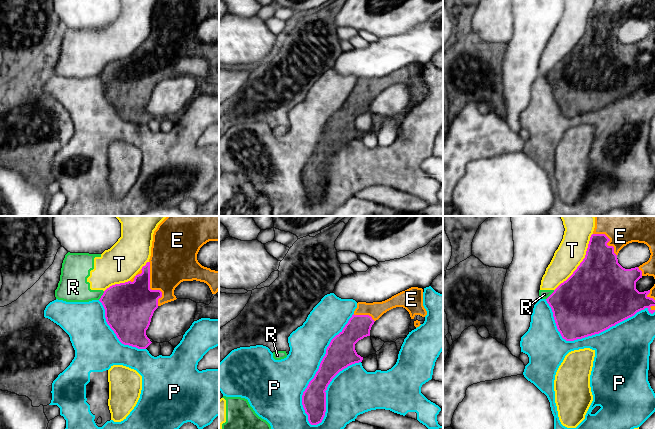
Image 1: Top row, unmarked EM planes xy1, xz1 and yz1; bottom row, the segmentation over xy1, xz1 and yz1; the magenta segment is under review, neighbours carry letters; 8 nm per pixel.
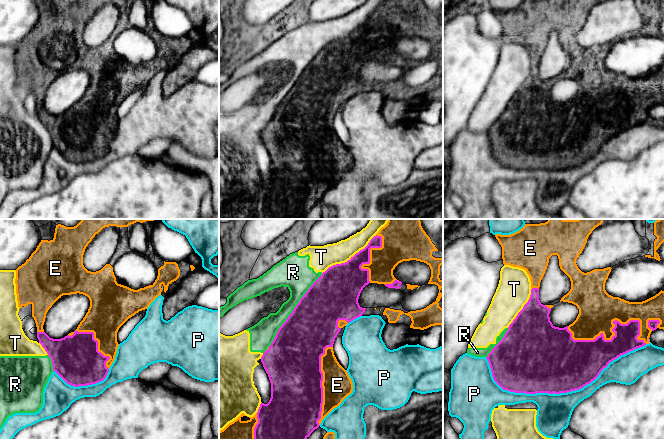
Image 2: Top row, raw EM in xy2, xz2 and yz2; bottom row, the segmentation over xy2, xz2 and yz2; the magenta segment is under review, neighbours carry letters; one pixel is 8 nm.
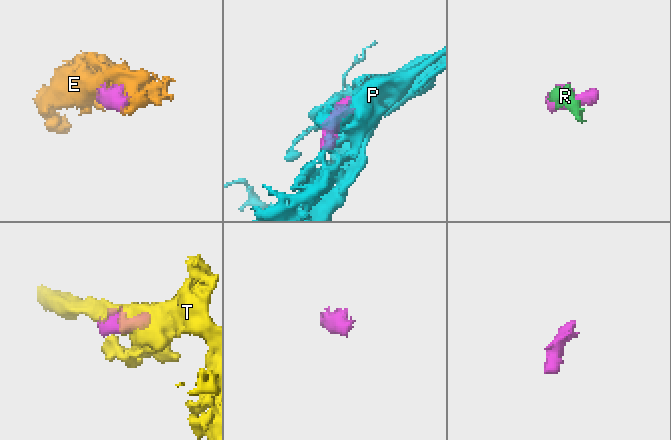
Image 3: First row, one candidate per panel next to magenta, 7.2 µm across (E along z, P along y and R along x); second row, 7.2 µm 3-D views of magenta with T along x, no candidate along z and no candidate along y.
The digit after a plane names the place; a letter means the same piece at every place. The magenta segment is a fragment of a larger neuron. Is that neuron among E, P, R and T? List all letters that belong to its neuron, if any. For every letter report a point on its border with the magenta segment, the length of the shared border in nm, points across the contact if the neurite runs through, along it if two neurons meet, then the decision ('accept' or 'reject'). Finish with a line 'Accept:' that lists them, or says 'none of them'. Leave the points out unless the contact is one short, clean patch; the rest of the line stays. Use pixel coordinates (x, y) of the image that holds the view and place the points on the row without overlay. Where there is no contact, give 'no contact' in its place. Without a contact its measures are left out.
E: yz2 (612, 106) | 650 nm | accept
P: xz1 (318, 145) | 950 nm | reject
R: xz2 (293, 86) | 750 nm | reject
T: yz1 (581, 38) | 550 nm | reject
Accept: E

